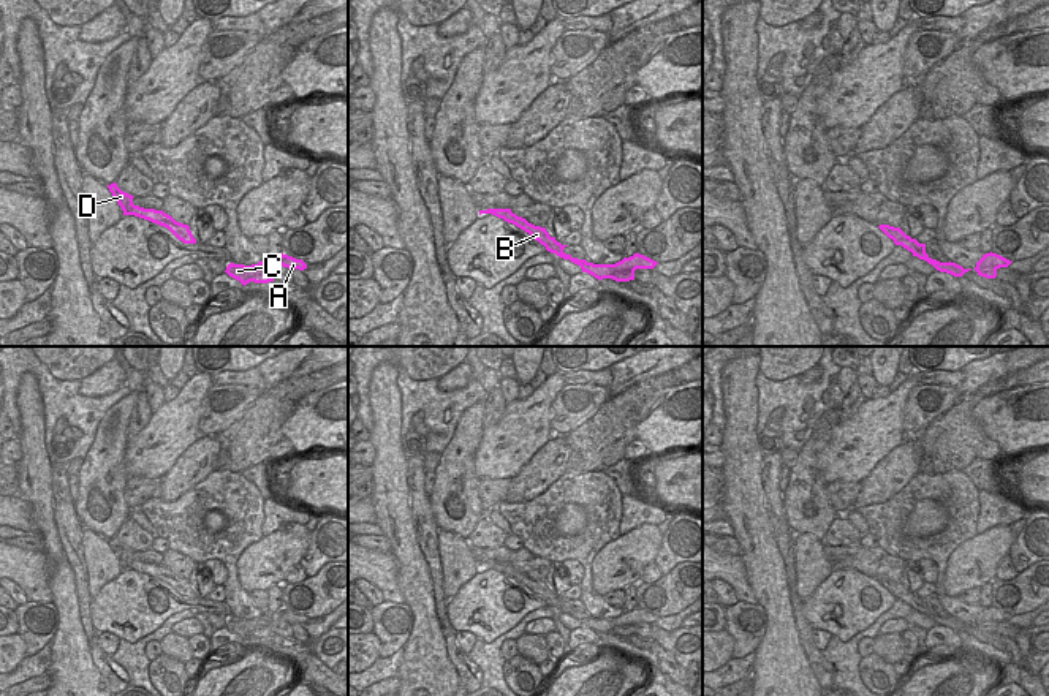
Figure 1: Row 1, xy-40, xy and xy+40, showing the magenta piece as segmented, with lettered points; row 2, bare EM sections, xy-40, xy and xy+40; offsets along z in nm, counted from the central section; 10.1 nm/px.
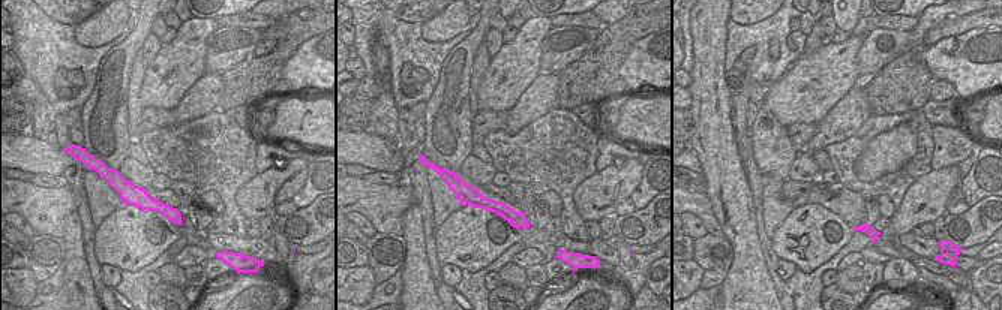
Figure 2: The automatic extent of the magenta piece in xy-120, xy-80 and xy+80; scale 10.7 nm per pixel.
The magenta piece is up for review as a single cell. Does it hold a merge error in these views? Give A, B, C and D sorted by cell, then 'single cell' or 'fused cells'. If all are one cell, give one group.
A C / B D | fused cells

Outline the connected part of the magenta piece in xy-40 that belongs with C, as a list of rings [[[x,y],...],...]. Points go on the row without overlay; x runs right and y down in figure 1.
[[[282,607],[277,612],[264,611],[263,615],[259,615],[258,618],[252,618],[252,620],[231,617],[231,618],[228,618],[225,626],[229,631],[239,634],[245,641],[250,636],[255,636],[255,637],[274,636],[274,631],[271,630],[271,622],[272,620],[283,620],[283,622],[288,622],[290,625],[307,623],[307,618],[302,614],[296,614],[293,611],[288,611],[288,609]]]

